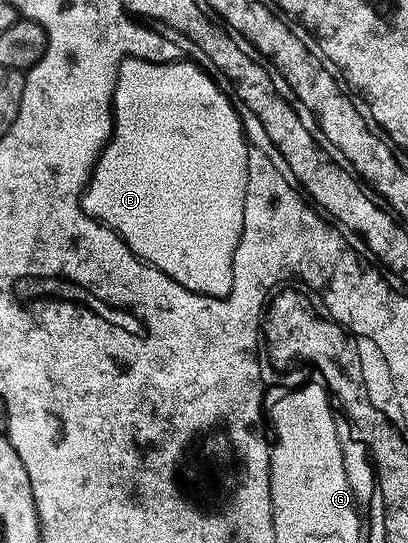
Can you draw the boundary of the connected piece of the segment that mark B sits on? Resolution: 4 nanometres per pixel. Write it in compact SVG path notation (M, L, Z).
M126 57L120 63L118 76L114 79L114 130L108 135L106 146L100 150L98 162L90 173L90 182L82 192L82 209L94 221L106 225L118 235L124 244L146 264L164 271L168 279L176 279L180 287L205 297L226 297L232 291L234 256L244 231L244 199L248 191L248 171L251 146L246 140L242 120L232 102L222 94L222 88L197 65L186 59L178 61L150 61L146 57Z

